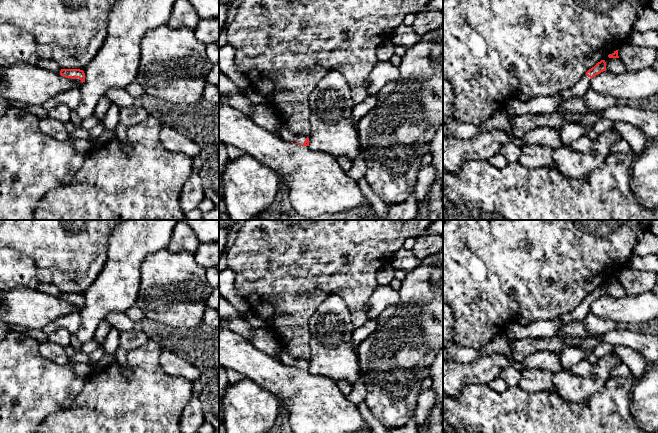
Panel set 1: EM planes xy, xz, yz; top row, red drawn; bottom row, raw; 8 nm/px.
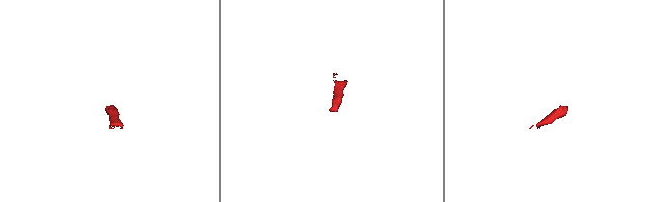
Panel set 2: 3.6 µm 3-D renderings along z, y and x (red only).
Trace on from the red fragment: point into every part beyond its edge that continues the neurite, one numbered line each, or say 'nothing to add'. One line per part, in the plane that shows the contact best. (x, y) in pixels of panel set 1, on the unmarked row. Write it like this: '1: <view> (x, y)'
1: xz (285, 358)

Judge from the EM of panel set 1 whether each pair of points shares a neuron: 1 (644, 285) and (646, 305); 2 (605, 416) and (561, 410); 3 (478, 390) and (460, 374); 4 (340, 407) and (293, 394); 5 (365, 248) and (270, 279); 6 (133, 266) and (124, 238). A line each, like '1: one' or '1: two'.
1: two
2: one
3: two
4: one
5: one
6: one

